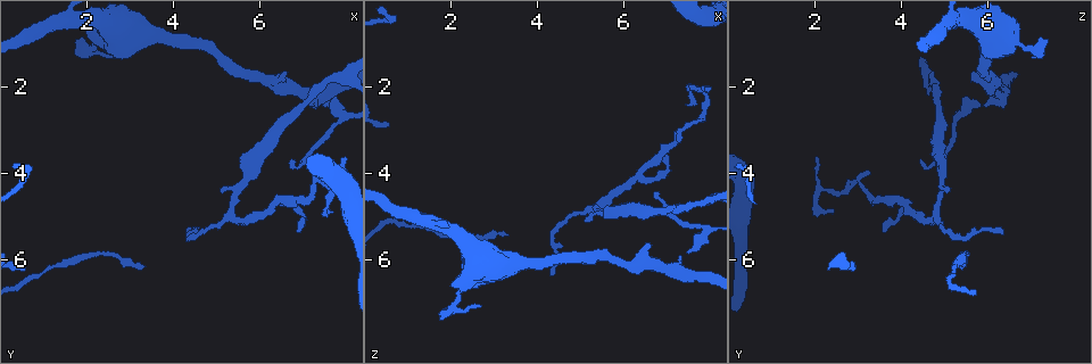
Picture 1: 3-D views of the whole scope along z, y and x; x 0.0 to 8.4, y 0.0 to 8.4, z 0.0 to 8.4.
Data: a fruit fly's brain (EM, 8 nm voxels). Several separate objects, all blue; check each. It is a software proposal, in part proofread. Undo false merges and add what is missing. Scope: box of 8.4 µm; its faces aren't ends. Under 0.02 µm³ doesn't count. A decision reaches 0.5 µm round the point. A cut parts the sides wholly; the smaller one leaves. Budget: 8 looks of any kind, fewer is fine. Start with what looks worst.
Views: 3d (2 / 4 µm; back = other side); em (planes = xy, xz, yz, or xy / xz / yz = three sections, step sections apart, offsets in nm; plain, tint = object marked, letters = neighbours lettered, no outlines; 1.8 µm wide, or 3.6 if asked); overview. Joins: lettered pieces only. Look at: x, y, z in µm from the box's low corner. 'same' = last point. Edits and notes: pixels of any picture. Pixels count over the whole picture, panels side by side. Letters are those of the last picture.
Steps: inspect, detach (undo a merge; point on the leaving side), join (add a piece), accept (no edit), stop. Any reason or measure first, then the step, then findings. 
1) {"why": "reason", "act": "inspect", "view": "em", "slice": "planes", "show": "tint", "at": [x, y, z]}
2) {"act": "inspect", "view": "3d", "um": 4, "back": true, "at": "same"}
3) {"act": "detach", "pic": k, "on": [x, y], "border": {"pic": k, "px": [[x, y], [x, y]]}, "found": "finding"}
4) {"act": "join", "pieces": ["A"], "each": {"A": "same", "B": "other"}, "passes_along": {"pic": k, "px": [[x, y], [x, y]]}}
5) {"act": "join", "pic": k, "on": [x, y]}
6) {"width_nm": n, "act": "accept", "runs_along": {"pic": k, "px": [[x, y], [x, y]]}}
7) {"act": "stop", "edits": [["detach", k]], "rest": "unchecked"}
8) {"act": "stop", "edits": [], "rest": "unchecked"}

{"why": "branch point", "act": "inspect", "view": "3d", "um": 4, "at": [5.30, 4.90, 4.85]}

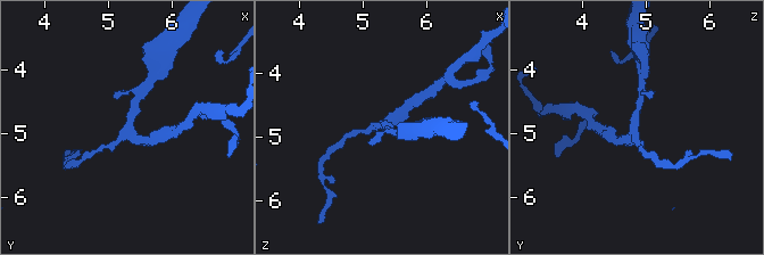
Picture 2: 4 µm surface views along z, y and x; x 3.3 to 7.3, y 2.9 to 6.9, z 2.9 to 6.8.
{"why": "now the EM", "act": "inspect", "view": "em", "slice": "xy", "step": 16, "show": "tint", "at": [5.30, 4.95, 4.85]}

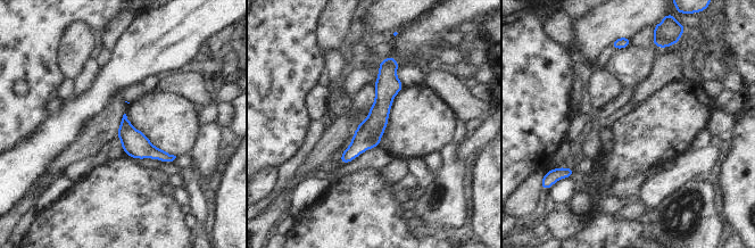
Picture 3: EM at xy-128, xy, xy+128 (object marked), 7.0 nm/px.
{"act": "inspect", "view": "em", "slice": "xy", "step": 16, "show": "letters", "at": "same"}

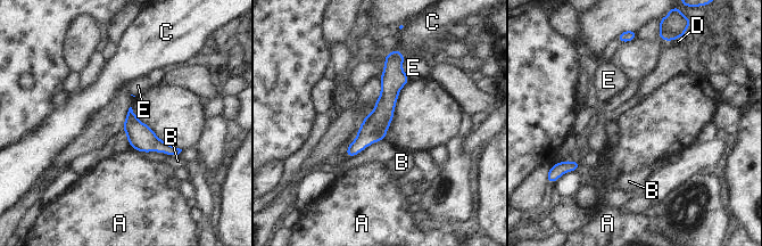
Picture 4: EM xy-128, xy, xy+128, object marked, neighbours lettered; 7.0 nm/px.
{"act": "accept", "each": {"A": "other", "B": "other", "C": "other", "D": "other", "E": "other"}, "runs_along": {"pic": 4, "px": [[397, 54], [383, 113], [349, 153]]}, "found": "one neuron here"}

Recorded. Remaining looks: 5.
{"why": "free end", "act": "inspect", "view": "3d", "um": 4, "at": [1.70, 1.00, 7.35]}

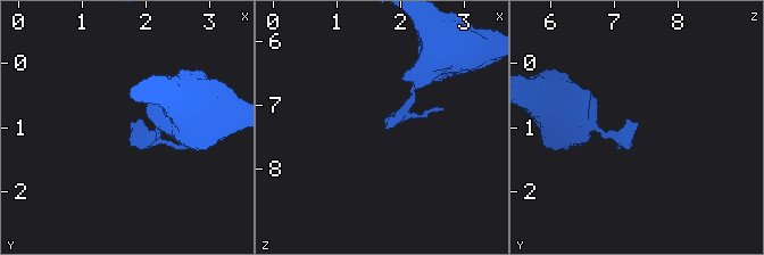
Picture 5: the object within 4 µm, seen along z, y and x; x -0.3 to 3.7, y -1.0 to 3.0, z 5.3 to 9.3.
{"act": "inspect", "view": "em", "slice": "planes", "show": "tint", "at": [1.75, 0.90, 7.40]}

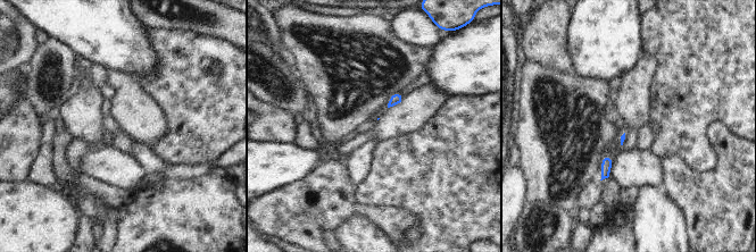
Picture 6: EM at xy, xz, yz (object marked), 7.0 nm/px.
{"why": "what lies round it", "act": "inspect", "view": "em", "slice": "planes", "show": "letters", "at": "same"}

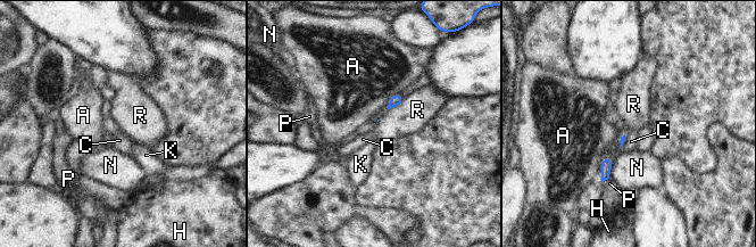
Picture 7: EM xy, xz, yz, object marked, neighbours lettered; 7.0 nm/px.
{"act": "accept", "each": {"A": "other", "C": "other", "H": "other", "K": "other", "N": "other", "P": "other", "R": "other"}, "found": "no lettered piece goes on from it"}

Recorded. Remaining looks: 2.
{"why": "free end", "act": "inspect", "view": "3d", "um": 4, "at": [7.40, 4.95, 2.40]}

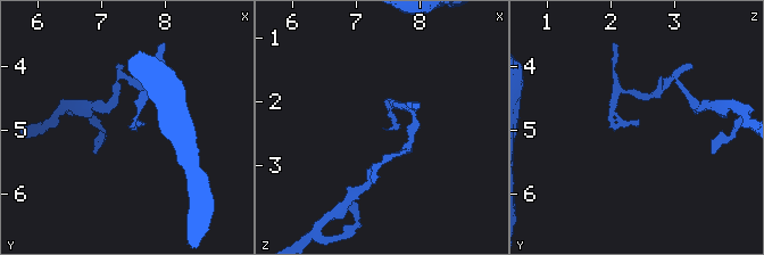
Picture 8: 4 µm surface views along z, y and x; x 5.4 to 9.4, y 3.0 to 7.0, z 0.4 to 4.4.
{"why": "shape alone is not enough", "act": "inspect", "view": "em", "slice": "planes", "show": "letters", "at": [7.45, 4.95, 2.45]}

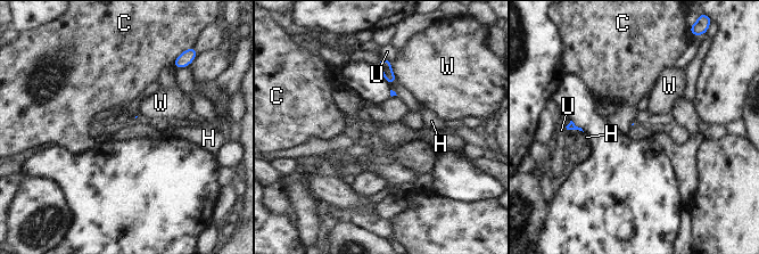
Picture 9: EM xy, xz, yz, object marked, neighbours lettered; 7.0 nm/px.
{"act": "accept", "each": {"C": "other", "H": "other", "U": "other", "W": "other"}, "border": {"pic": 9, "px": [[390, 63], [390, 70], [397, 81]]}, "found": "no lettered piece goes on from it"}

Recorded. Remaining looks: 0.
{"act": "stop", "edits": [], "rest": "unchecked"}

